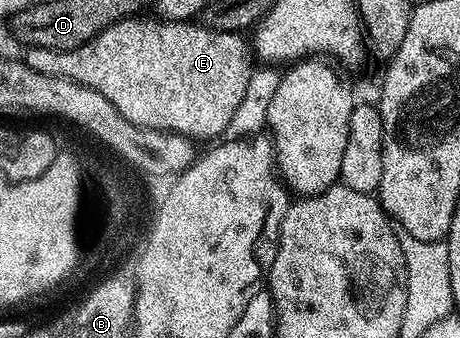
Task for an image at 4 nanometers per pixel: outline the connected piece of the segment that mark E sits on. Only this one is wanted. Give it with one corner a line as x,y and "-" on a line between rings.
132,18
110,24
104,32
97,34
97,38
85,42
85,46
77,46
77,50
62,52
27,48
21,59
33,70
37,70
37,74
49,74
53,78
64,76
97,90
97,94
105,94
105,98
109,98
109,102
117,106
117,110
126,120
142,128
175,132
195,142
211,139
214,141
222,137
225,126
229,126
241,98
245,95
245,85
249,83
253,71
253,56
249,51
248,41
246,44
240,33
218,32
203,27
199,22
143,19

